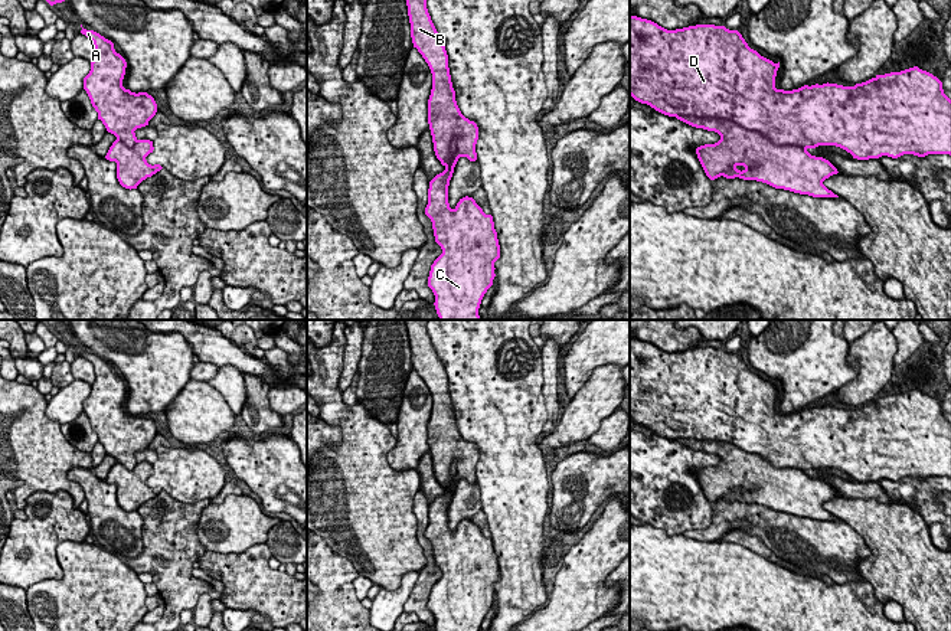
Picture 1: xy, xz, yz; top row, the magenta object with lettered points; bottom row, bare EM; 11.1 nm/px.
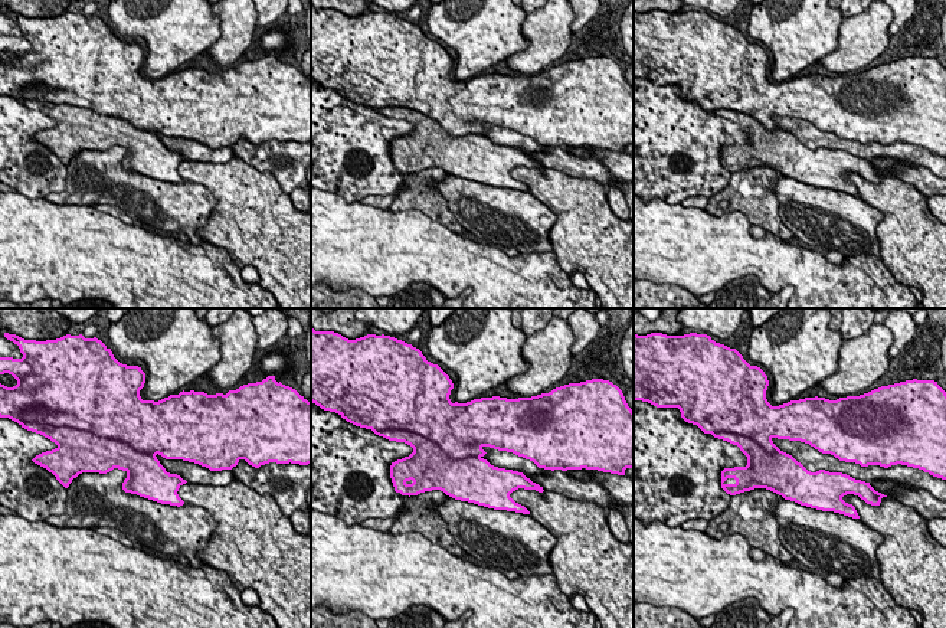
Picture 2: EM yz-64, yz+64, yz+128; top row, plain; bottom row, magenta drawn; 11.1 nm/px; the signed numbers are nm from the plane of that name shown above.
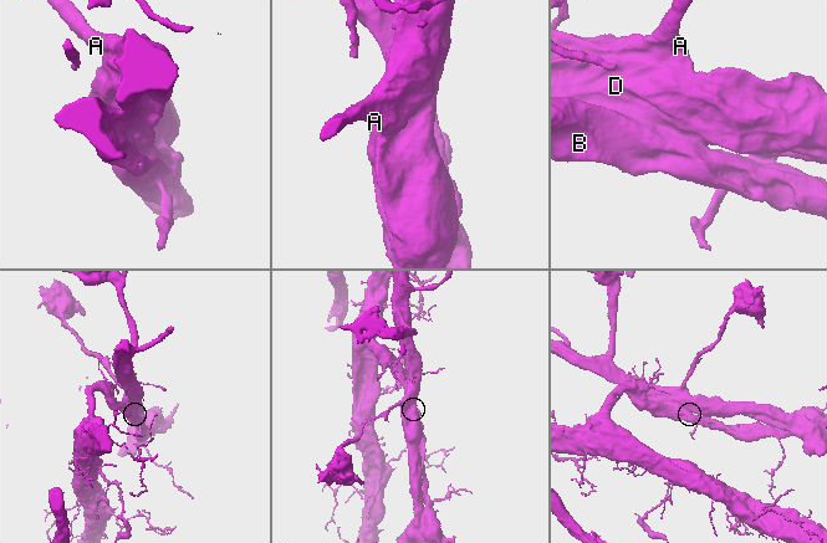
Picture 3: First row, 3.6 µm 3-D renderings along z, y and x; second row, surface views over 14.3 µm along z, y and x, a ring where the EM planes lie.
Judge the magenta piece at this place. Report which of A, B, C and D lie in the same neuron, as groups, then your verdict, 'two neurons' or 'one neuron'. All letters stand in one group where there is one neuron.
A C D / B | two neurons

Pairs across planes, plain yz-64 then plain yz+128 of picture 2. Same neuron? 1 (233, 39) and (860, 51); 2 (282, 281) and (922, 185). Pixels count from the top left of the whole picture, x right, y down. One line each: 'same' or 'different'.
1: same
2: different

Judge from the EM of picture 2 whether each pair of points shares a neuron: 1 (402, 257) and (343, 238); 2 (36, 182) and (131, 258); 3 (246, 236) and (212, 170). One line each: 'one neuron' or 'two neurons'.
1: one neuron
2: two neurons
3: one neuron

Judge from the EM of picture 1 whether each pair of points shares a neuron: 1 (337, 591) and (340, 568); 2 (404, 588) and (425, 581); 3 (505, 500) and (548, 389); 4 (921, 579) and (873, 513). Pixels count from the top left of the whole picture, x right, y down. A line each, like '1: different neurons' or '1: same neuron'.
1: same neuron
2: different neurons
3: different neurons
4: same neuron

